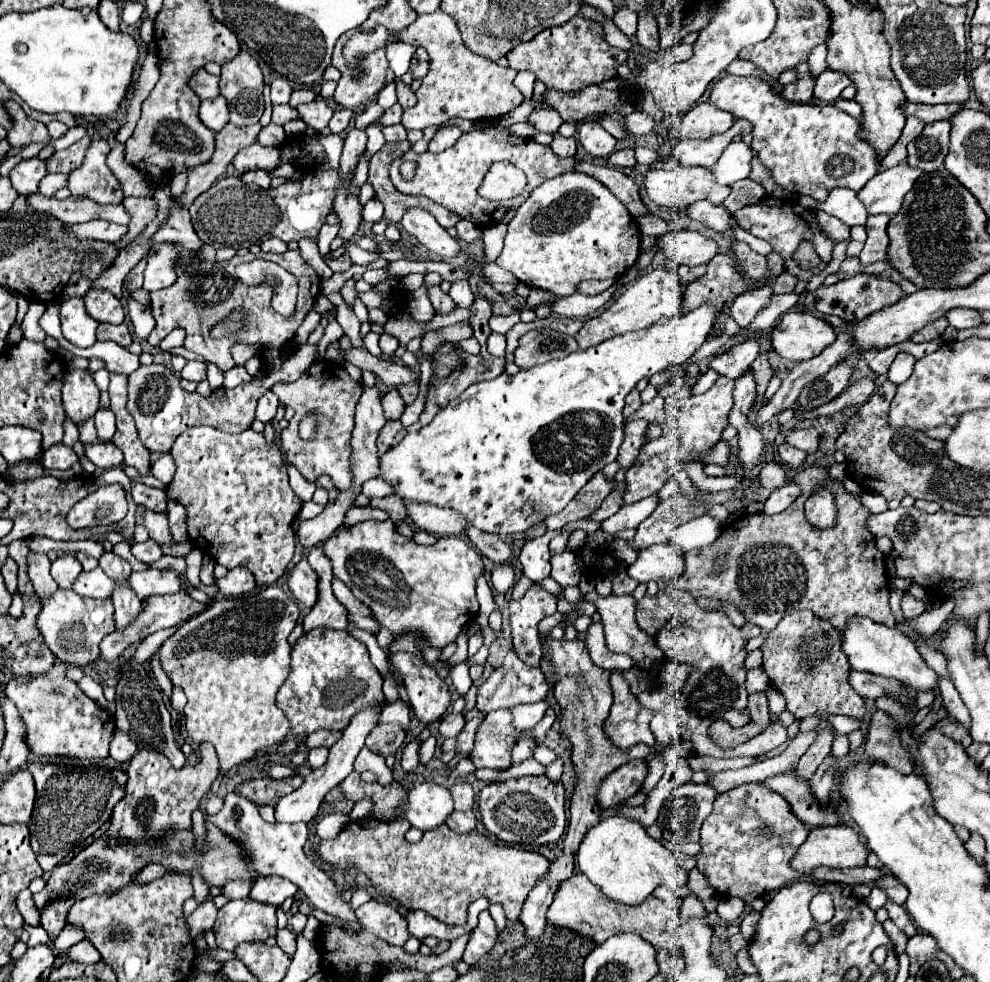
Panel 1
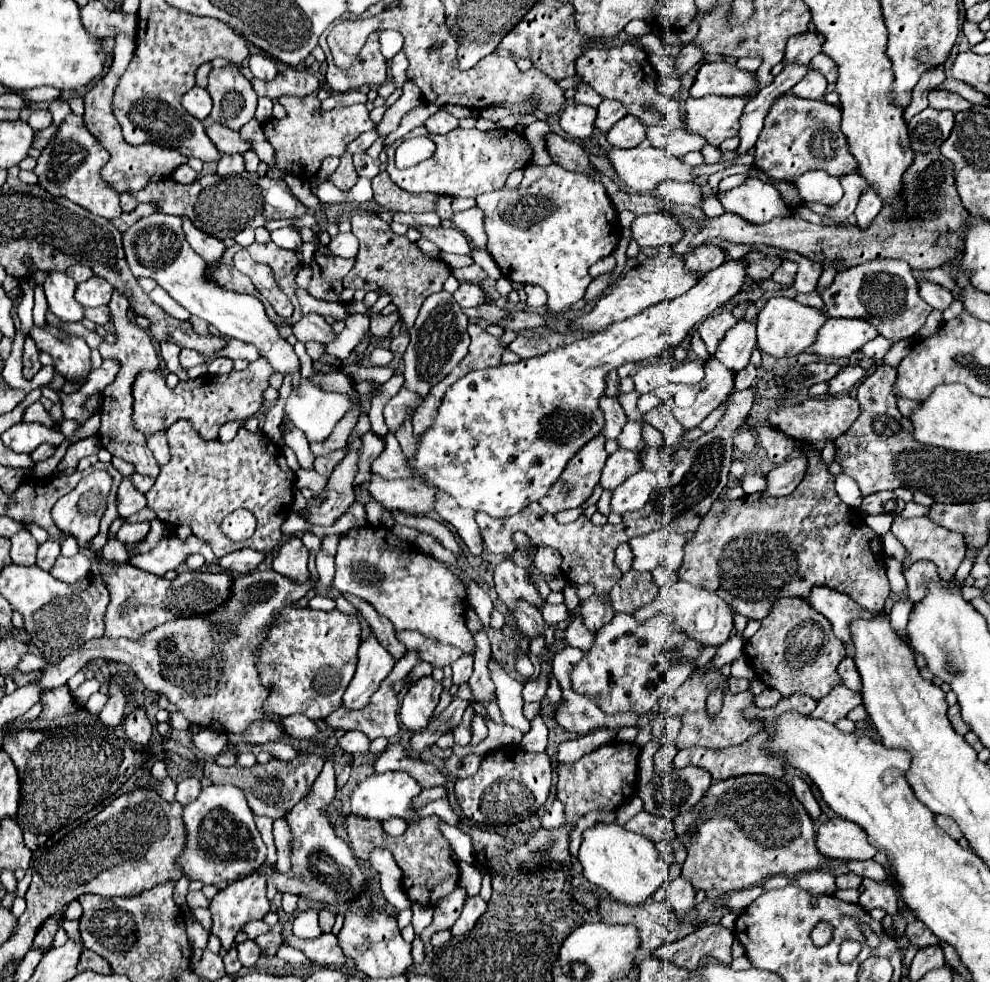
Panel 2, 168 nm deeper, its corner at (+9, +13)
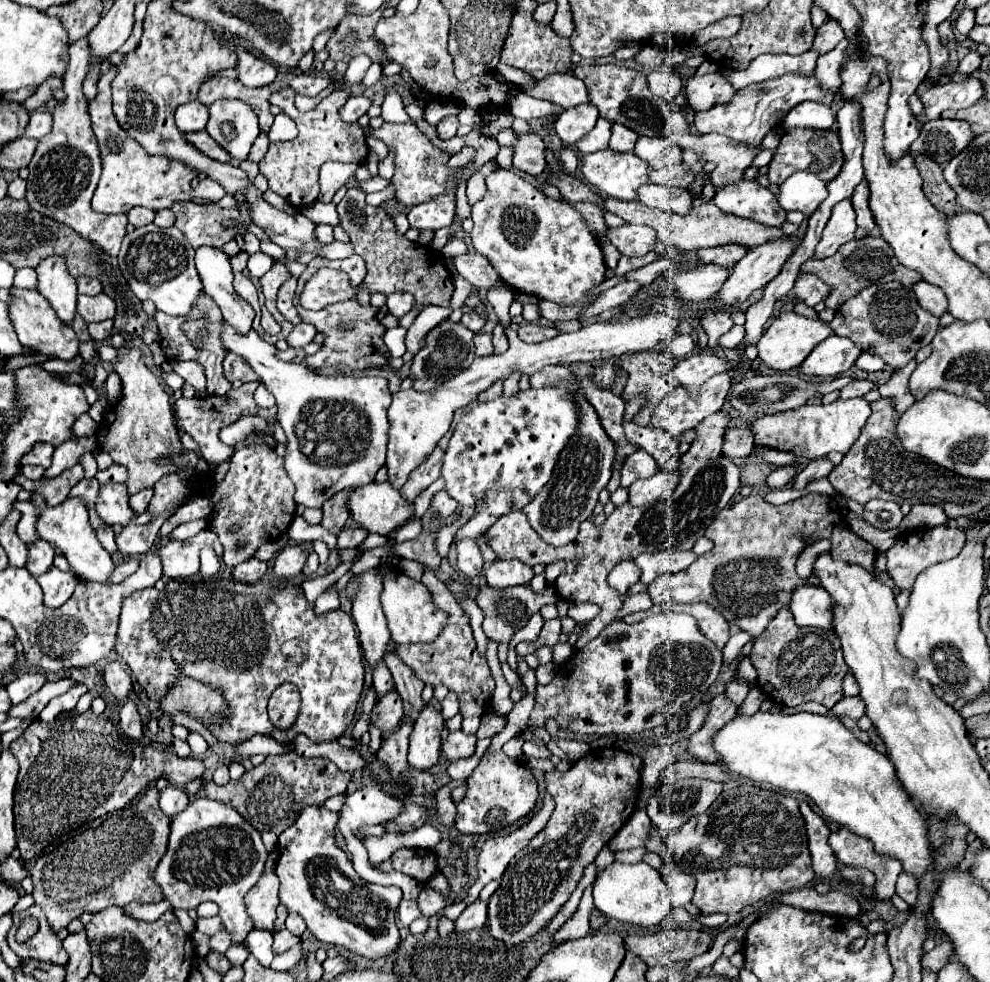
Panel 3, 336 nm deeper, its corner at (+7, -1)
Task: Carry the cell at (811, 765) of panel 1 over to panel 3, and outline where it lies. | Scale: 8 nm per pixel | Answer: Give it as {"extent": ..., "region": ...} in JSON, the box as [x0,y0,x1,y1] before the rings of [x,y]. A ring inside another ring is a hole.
{"extent":[831,697,865,719],"region":[[[843,697],[833,709],[831,713],[841,719],[841,717],[849,717],[849,719],[859,719],[865,715],[865,705],[861,701],[861,697]]]}

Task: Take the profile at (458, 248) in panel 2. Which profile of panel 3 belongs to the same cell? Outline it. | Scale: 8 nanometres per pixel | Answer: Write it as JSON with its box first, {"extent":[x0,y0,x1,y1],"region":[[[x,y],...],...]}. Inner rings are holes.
{"extent":[451,251,501,289],"region":[[[469,251],[465,255],[457,255],[457,257],[451,259],[451,263],[459,271],[459,275],[463,279],[467,279],[477,289],[481,289],[481,287],[489,289],[491,285],[501,281],[499,275],[495,275],[495,269],[477,251]]]}

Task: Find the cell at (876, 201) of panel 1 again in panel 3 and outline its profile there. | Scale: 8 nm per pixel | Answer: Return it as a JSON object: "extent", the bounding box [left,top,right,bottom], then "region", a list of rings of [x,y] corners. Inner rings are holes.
{"extent":[815,199,857,259],"region":[[[843,199],[831,211],[831,217],[827,221],[823,237],[821,237],[819,245],[815,247],[815,257],[821,259],[821,257],[833,255],[843,243],[853,239],[853,231],[855,229],[857,229],[857,225],[855,225],[855,211],[851,207],[851,201]]]}

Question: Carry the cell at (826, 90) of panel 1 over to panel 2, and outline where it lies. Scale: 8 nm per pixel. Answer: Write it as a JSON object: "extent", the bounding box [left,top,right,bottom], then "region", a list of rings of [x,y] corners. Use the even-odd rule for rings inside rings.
{"extent":[791,69,827,99],"region":[[[809,69],[809,73],[791,89],[791,93],[801,99],[823,99],[825,89],[827,89],[827,79],[819,71]]]}

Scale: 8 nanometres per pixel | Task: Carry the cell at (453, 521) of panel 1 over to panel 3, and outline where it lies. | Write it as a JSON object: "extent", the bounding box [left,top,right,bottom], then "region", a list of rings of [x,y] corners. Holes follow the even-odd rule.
{"extent":[349,483,415,535],"region":[[[369,483],[349,497],[351,517],[367,531],[389,535],[415,517],[415,507],[389,483]]]}

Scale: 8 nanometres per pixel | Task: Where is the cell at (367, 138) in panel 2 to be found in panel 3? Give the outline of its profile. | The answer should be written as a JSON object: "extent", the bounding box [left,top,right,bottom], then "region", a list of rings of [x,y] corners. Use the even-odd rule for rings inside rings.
{"extent":[319,163,359,201],"region":[[[325,163],[321,167],[321,195],[319,199],[321,201],[331,201],[331,197],[335,195],[335,191],[345,185],[351,177],[355,177],[355,171],[359,169],[359,165],[353,165],[353,163]]]}

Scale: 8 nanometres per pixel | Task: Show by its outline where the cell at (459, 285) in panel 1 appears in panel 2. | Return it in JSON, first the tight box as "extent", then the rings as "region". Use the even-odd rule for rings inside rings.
{"extent":[453,283,487,309],"region":[[[461,283],[461,287],[455,291],[453,297],[463,309],[477,307],[477,305],[483,305],[487,301],[485,293],[475,283]]]}

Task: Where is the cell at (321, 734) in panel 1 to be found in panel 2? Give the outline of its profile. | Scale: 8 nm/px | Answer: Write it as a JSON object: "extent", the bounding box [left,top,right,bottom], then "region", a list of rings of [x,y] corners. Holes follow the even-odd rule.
{"extent":[325,675,400,739],"region":[[[391,675],[379,685],[377,693],[369,699],[369,705],[365,709],[349,711],[345,707],[337,709],[331,713],[325,723],[329,729],[357,729],[363,731],[369,739],[375,737],[393,737],[399,731],[398,712],[400,703],[397,699],[397,693],[393,691],[393,681]]]}

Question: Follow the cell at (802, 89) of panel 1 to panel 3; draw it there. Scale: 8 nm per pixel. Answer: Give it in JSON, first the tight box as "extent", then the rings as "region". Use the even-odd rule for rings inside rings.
{"extent":[811,19,845,55],"region":[[[827,19],[827,21],[823,23],[823,27],[817,31],[817,37],[815,37],[815,41],[813,41],[811,51],[819,53],[819,55],[825,55],[825,53],[829,53],[831,49],[835,49],[835,45],[837,45],[843,37],[845,37],[845,35],[843,35],[841,27],[839,27],[835,21]]]}

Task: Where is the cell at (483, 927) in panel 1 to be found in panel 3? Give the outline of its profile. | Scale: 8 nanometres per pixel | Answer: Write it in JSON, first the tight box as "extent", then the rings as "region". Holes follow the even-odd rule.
{"extent":[455,901,487,933],"region":[[[475,901],[475,903],[467,905],[465,911],[459,915],[459,919],[455,921],[455,931],[463,933],[463,931],[479,929],[485,923],[487,923],[487,903]]]}

